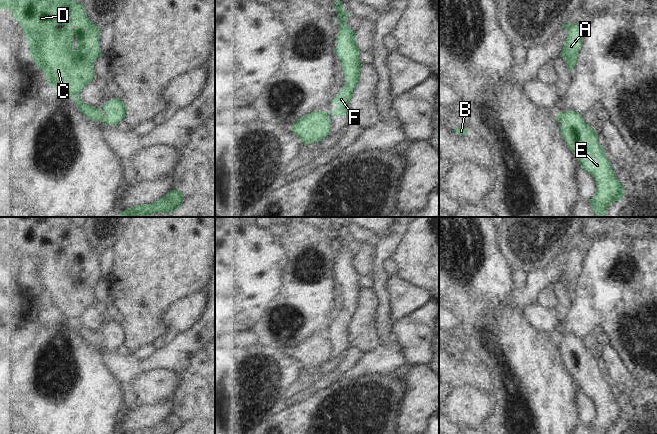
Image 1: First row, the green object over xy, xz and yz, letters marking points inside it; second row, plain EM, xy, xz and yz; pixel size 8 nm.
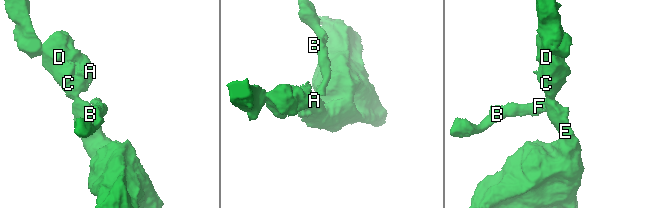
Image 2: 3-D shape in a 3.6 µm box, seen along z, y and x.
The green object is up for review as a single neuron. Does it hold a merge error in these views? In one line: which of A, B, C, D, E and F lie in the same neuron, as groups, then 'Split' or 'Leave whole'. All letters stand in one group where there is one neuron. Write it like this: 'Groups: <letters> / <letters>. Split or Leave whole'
Groups: A C D E / B F. Split.

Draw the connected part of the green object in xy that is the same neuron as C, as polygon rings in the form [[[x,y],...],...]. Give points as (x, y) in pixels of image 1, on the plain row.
[[[0,217],[0,233],[8,233],[22,251],[31,282],[43,295],[48,308],[62,318],[73,322],[77,333],[86,342],[96,346],[101,345],[100,342],[103,339],[101,333],[87,329],[79,322],[85,310],[94,305],[94,287],[98,281],[102,280],[99,272],[101,254],[89,244],[84,228],[75,226],[69,217]]]

